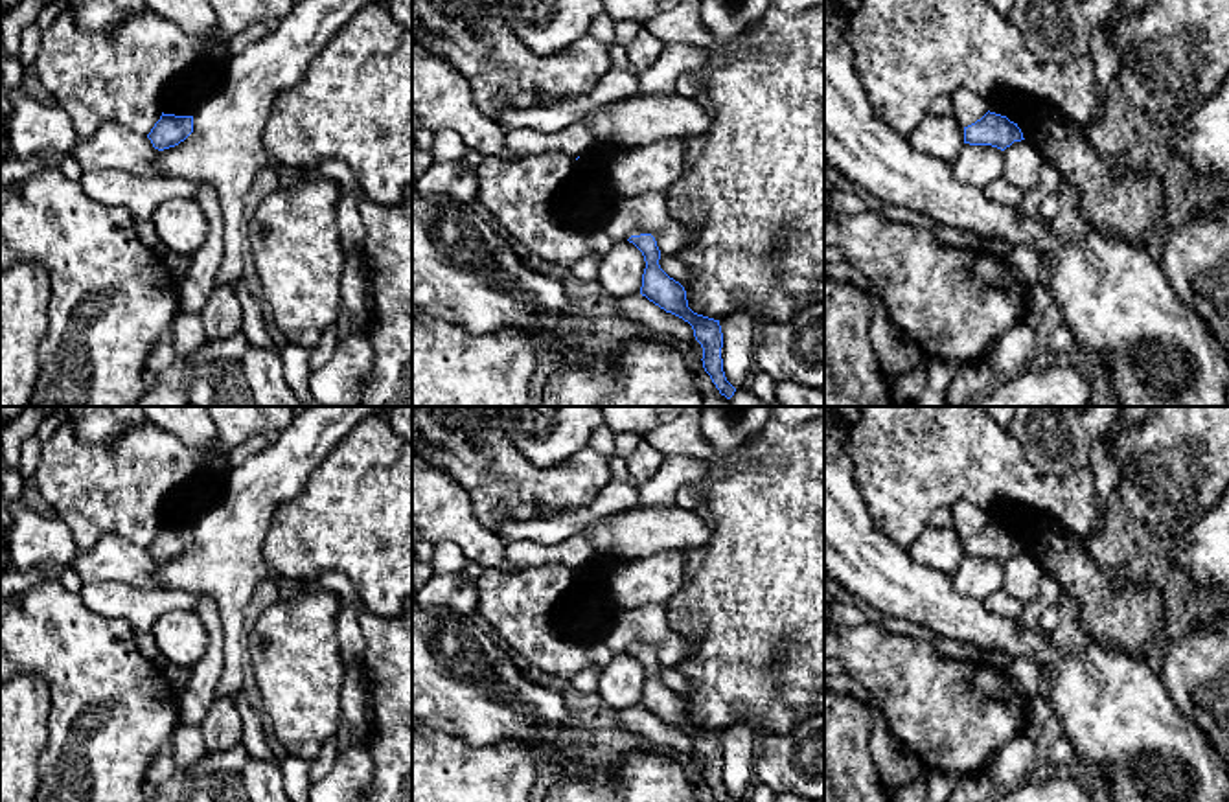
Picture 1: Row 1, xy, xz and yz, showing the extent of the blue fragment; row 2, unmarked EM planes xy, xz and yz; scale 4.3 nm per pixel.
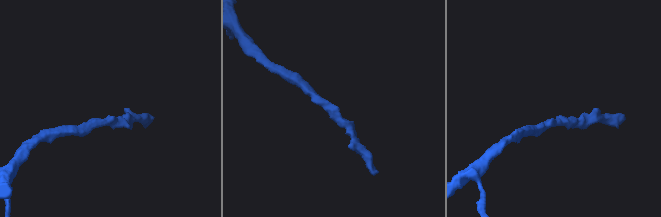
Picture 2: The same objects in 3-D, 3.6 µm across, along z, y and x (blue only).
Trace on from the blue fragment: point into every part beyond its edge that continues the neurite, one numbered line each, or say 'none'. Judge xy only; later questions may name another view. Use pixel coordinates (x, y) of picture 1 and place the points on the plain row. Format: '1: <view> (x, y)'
none

